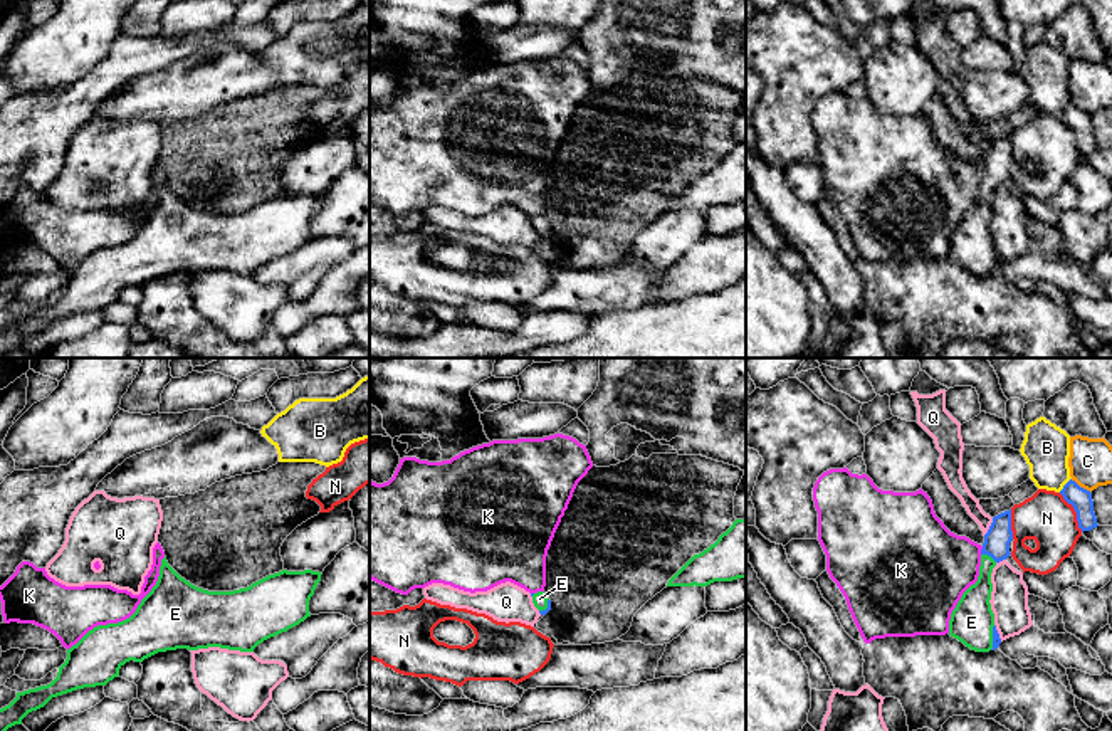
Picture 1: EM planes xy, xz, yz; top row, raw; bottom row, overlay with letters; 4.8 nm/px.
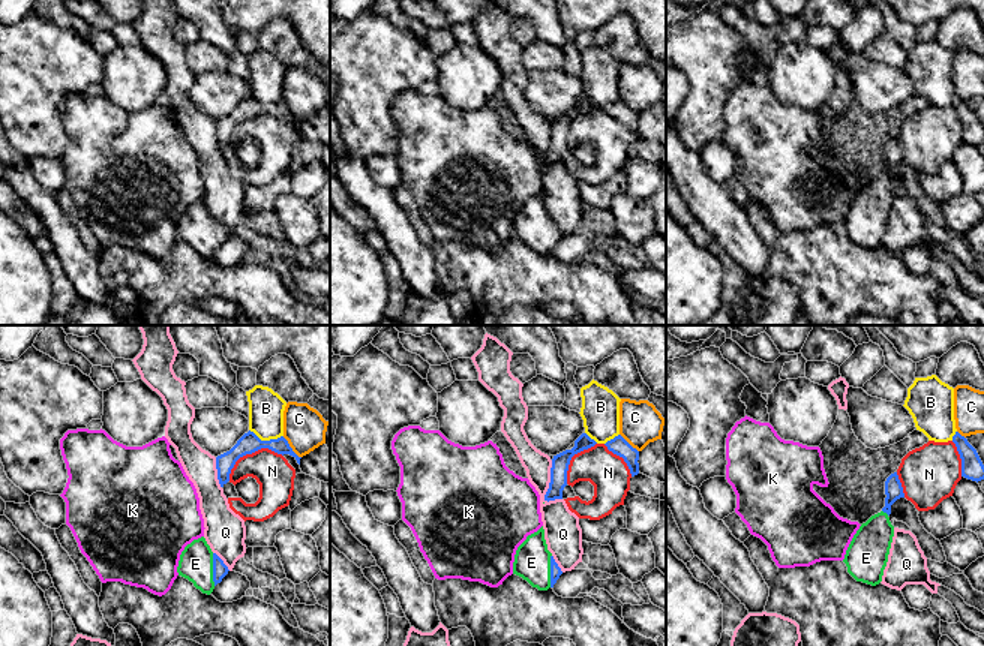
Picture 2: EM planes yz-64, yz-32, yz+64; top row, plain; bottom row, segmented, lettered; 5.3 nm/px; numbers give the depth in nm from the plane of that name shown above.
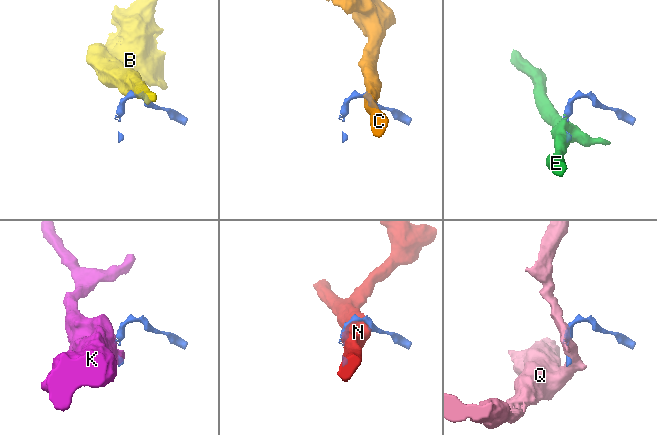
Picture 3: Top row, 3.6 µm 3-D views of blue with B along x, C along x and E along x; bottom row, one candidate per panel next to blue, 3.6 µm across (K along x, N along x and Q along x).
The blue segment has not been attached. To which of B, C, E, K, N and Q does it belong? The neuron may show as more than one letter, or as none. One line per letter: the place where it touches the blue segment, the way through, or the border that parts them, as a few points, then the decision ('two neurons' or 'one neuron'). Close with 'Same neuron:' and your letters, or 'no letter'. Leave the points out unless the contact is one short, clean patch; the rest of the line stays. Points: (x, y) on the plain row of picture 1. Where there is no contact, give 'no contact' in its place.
B: yz (1065, 108) | along yz (1070, 101), (1059, 115) | two neurons
C: yz (1079, 110) | along yz (1070, 103), (1091, 116) | two neurons
E: yz (990, 178) | one neuron
K: yz (981, 173) | two neurons
N: yz (1075, 135) | two neurons
Q: yz (990, 150) | two neurons
Same neuron: E

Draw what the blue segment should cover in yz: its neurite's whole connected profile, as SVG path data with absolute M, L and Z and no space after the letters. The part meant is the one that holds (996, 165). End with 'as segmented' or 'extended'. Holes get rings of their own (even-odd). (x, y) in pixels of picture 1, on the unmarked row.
M1011 133L993 141L993 146L984 158L981 173L979 200L957 225L949 244L949 259L963 266L976 276L989 276L999 271L1001 262L994 249L991 234L991 197L993 192L1006 183L1010 176Z; extended

